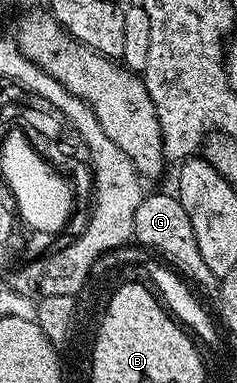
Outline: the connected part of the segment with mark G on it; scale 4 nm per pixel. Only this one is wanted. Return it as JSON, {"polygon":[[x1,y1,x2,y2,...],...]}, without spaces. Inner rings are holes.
{"polygon":[[146,193,145,199,135,208,135,228,133,238,141,241,149,250,154,250,158,259,164,260,173,270,188,280,196,289,209,296,216,295,219,280,211,268,207,268,199,244,195,242,195,228,191,228,191,216,183,212,183,204,172,193],[166,258,166,259,163,259]]}

